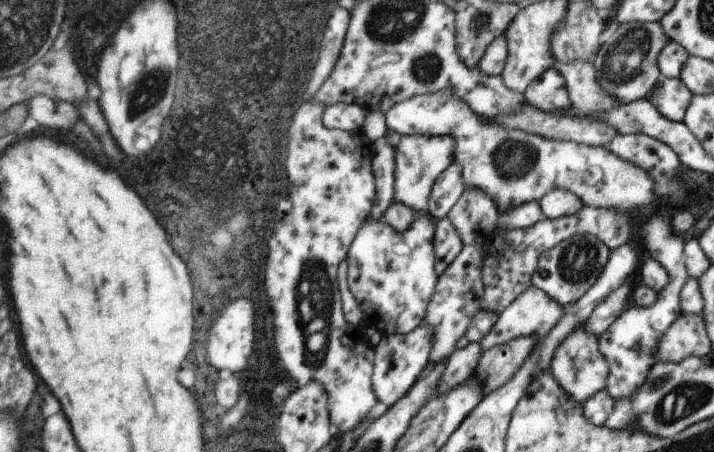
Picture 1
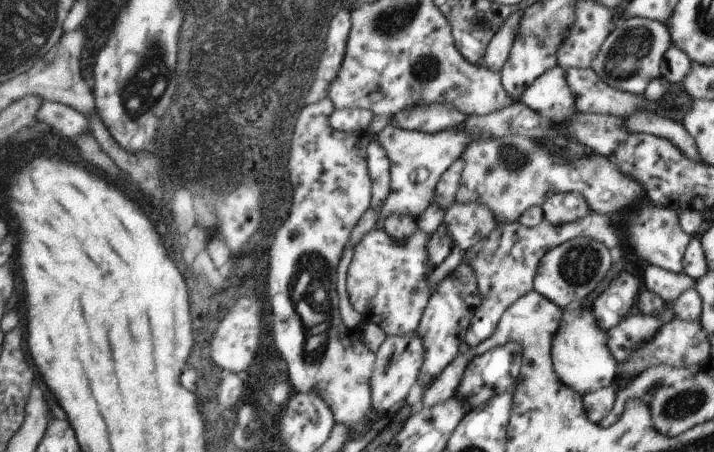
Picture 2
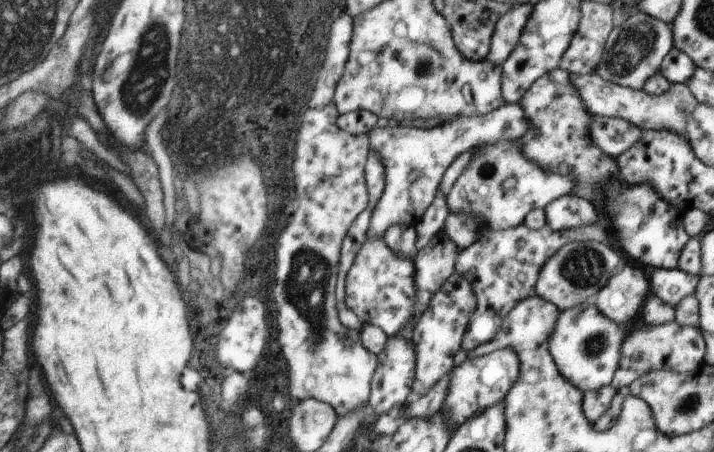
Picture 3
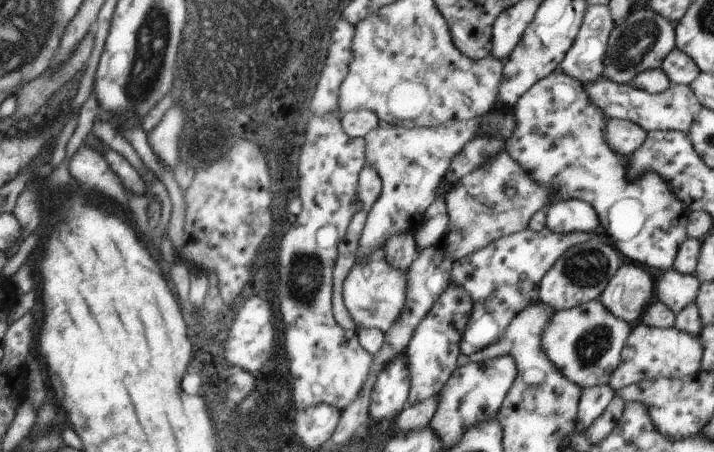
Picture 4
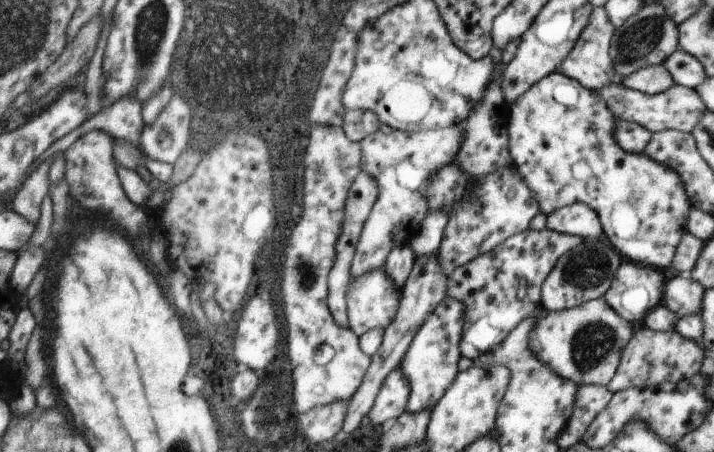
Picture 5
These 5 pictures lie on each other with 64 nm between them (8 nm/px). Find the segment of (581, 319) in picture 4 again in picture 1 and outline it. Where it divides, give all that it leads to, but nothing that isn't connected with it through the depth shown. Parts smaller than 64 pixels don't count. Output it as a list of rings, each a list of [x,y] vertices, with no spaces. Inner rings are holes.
[[[577,328],[577,332],[573,332],[573,336],[569,336],[563,346],[555,352],[555,358],[551,362],[549,372],[555,376],[557,384],[565,390],[565,396],[569,400],[573,400],[575,404],[583,406],[591,396],[595,396],[597,392],[601,392],[607,384],[607,374],[609,374],[609,364],[607,360],[601,356],[599,352],[599,344],[597,338],[587,334],[581,328]]]

